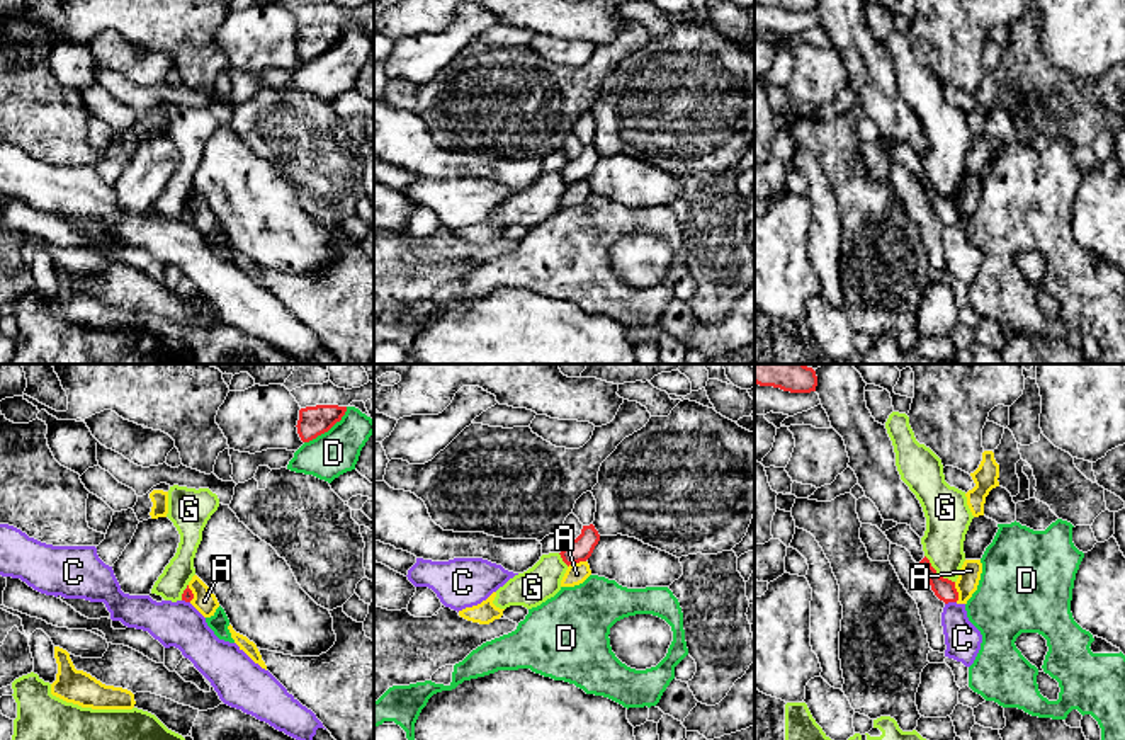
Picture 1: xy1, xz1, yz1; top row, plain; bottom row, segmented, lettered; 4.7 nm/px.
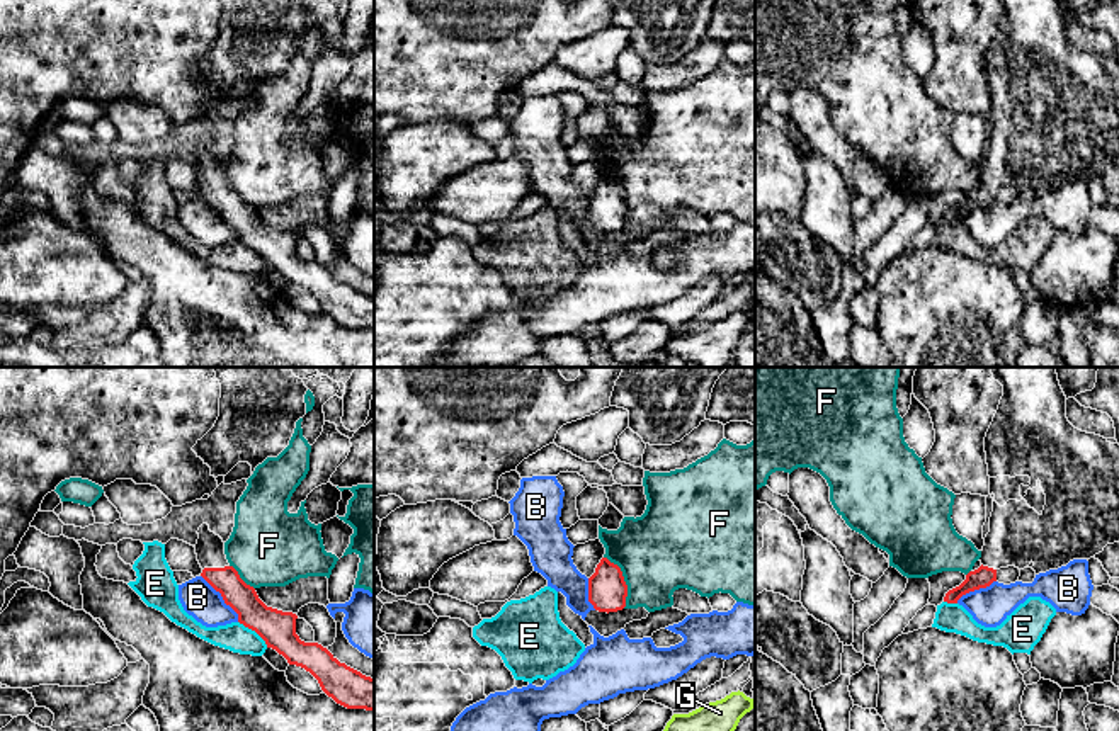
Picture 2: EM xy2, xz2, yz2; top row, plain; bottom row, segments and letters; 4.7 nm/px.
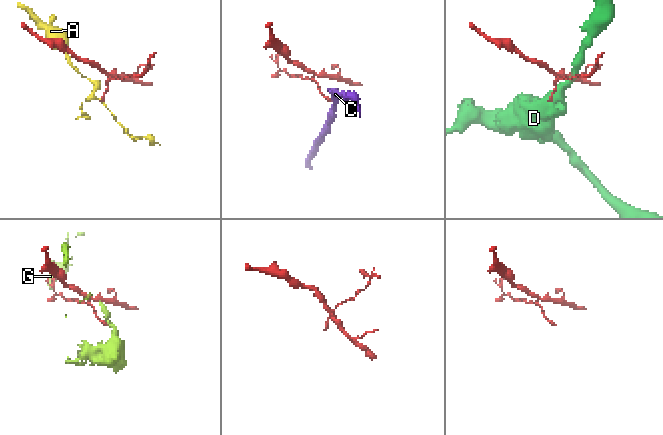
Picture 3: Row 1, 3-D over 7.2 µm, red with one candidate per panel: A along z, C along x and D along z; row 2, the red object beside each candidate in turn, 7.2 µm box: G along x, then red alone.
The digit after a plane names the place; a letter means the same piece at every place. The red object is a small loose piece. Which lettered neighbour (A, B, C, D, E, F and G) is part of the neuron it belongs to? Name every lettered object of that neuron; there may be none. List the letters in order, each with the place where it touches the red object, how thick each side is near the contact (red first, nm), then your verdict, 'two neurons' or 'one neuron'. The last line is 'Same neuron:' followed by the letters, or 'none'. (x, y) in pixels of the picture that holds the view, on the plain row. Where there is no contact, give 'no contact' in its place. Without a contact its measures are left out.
A: yz1 (957, 211) | 100/100 nm | two neurons
B: xy2 (223, 218) | 150/170 nm | two neurons
C: yz1 (950, 220) | 100/170 nm | two neurons
D: xy1 (328, 48) | 140/220 nm | two neurons
E: xy2 (254, 249) | 170/140 nm | two neurons
F: xz2 (623, 199) | 190/400 nm | two neurons
G: yz1 (935, 191) | 100/200 nm | two neurons
Same neuron: none

